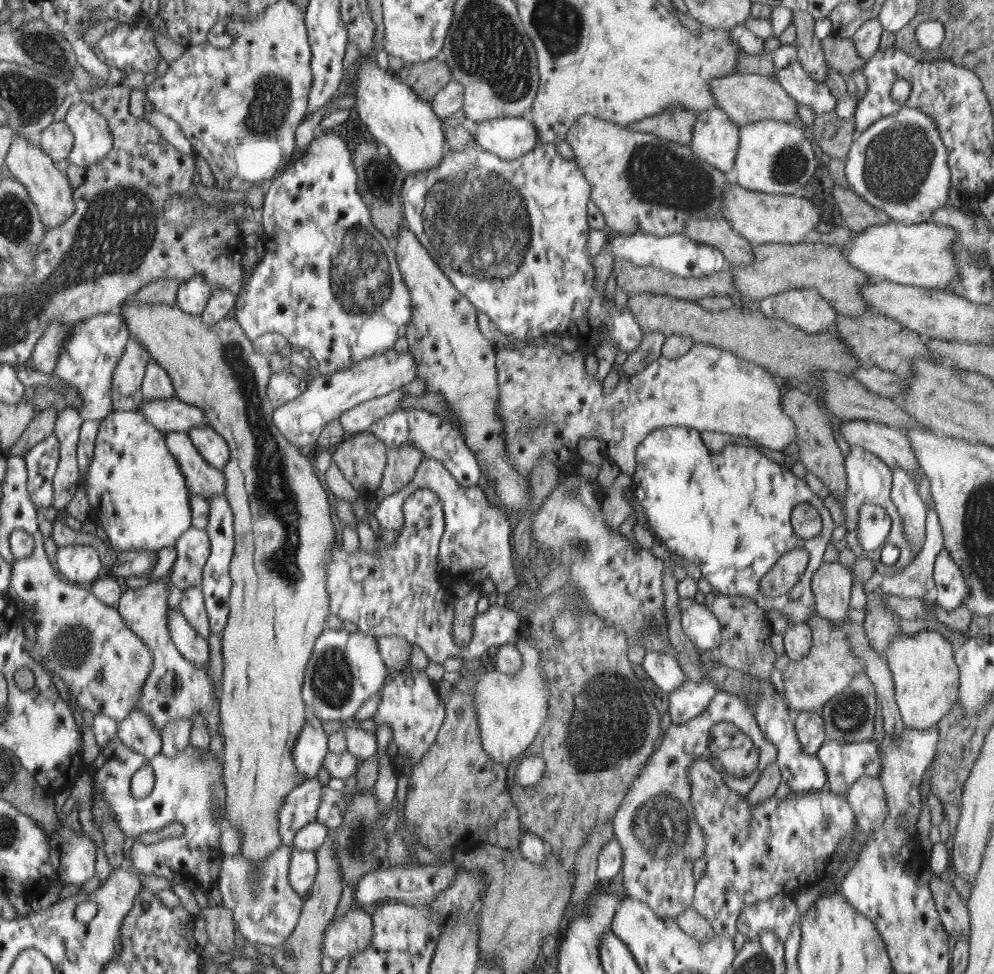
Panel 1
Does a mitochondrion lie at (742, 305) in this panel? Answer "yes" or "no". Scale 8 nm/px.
no

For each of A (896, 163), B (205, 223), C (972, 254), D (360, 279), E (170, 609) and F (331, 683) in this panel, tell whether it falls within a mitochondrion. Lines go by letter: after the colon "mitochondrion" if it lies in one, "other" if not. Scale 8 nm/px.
A: mitochondrion
B: other
C: mitochondrion
D: mitochondrion
E: other
F: mitochondrion

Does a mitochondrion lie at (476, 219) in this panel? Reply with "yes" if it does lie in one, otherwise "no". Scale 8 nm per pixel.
yes

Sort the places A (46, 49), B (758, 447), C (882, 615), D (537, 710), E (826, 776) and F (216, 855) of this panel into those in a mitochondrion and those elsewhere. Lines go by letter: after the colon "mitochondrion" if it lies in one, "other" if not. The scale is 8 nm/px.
A: mitochondrion
B: other
C: mitochondrion
D: other
E: other
F: other

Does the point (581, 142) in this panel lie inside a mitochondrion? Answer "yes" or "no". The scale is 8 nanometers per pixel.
no

